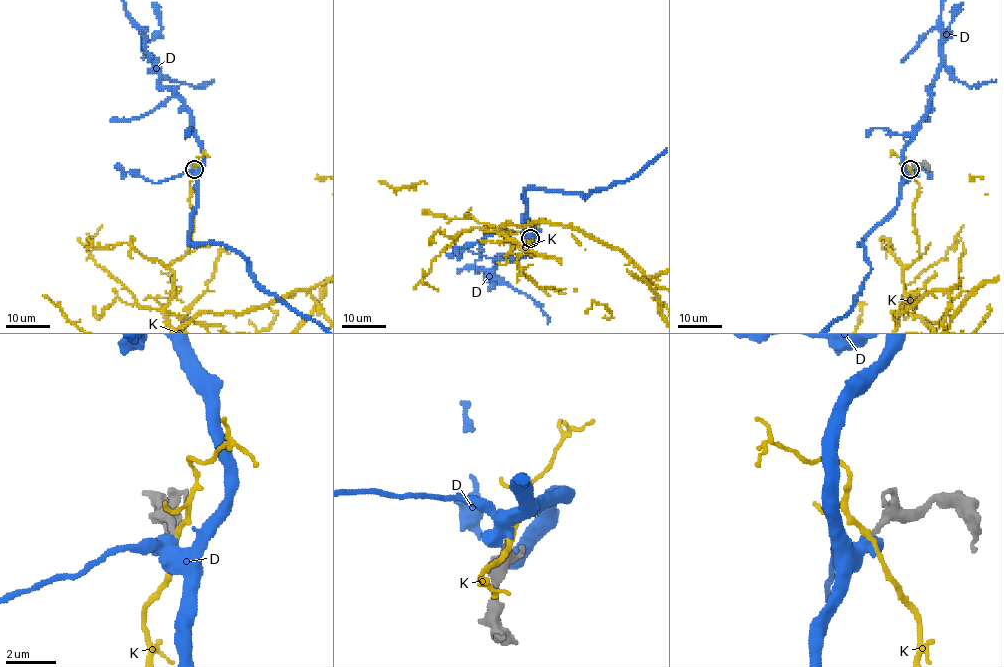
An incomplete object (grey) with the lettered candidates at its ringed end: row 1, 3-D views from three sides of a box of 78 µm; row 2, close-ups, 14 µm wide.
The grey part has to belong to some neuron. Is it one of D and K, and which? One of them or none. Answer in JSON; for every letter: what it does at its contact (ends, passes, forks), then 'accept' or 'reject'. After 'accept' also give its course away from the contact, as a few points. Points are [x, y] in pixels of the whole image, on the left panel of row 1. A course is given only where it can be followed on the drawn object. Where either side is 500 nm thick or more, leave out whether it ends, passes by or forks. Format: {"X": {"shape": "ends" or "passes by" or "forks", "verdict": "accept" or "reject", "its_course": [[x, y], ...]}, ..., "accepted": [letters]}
{"D": {"shape": "passes by", "verdict": "reject"}, "K": {"shape": "passes by", "verdict": "reject"}, "accepted": []}

